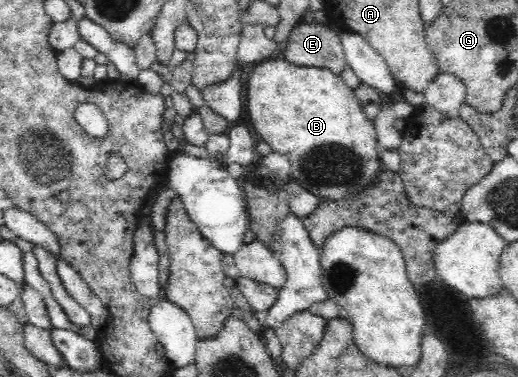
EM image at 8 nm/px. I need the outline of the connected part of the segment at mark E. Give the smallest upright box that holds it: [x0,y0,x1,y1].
[284,21,347,76]

